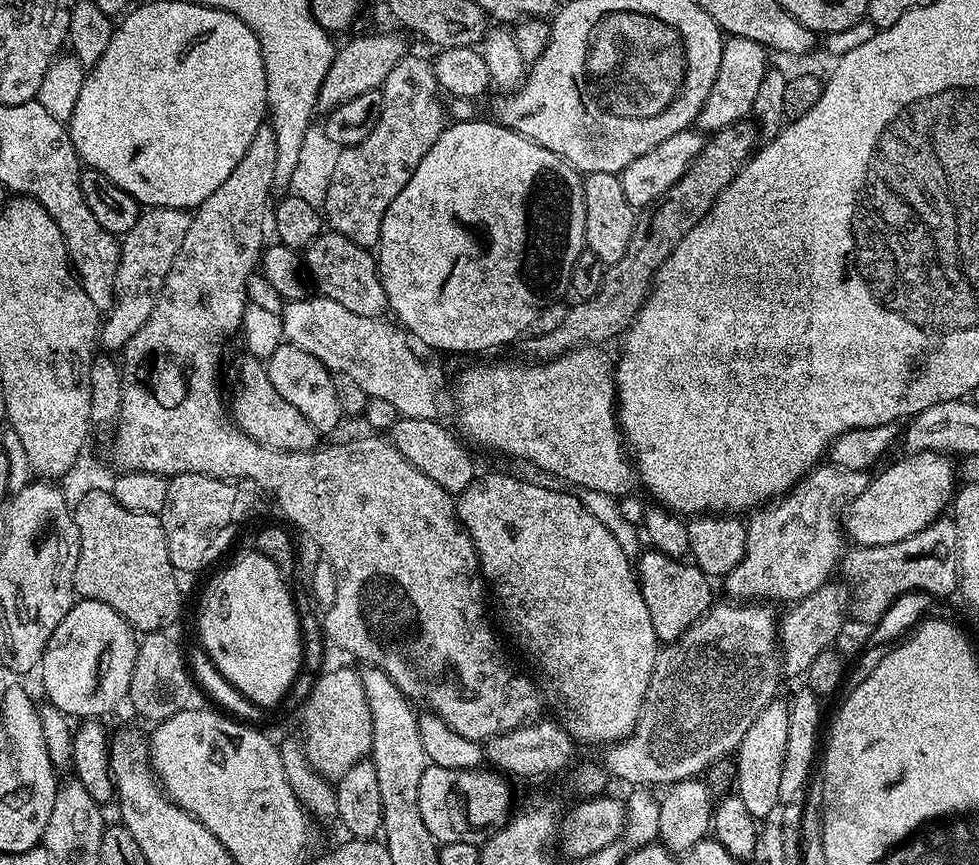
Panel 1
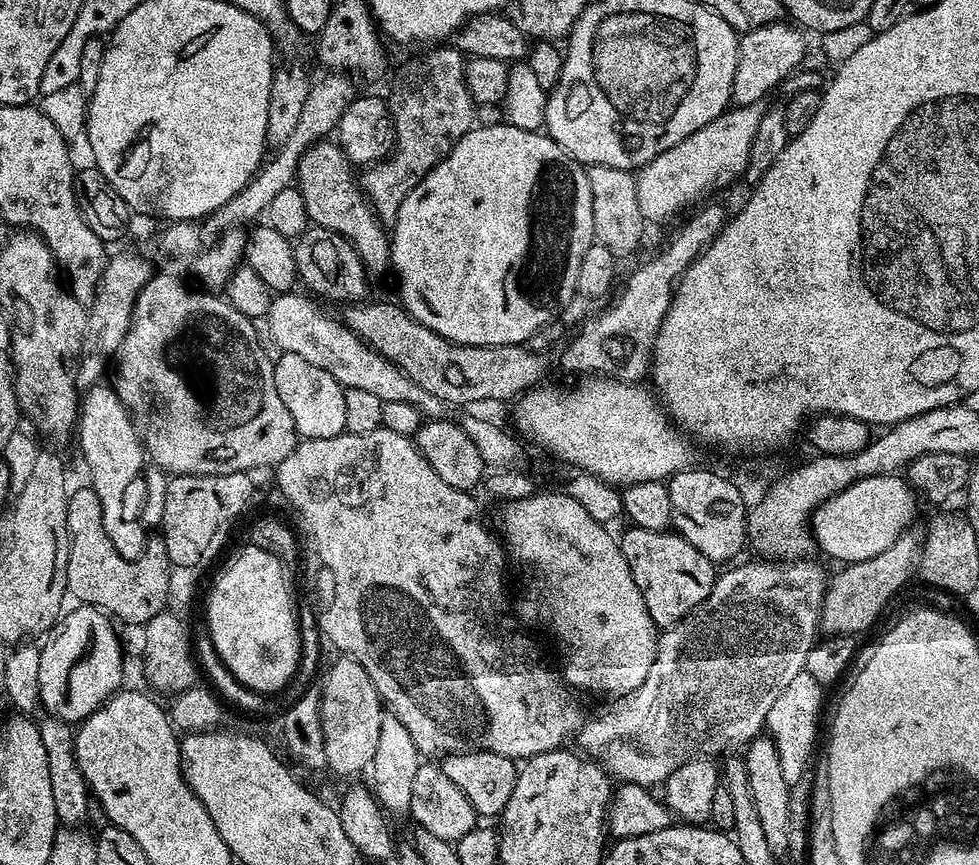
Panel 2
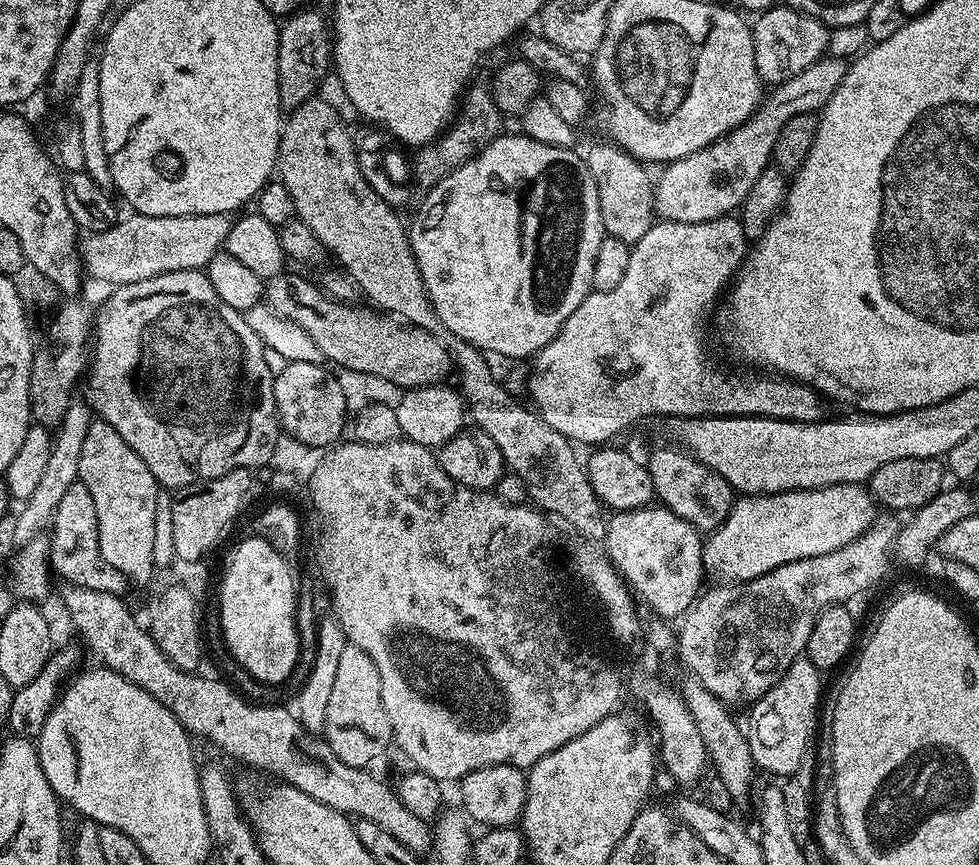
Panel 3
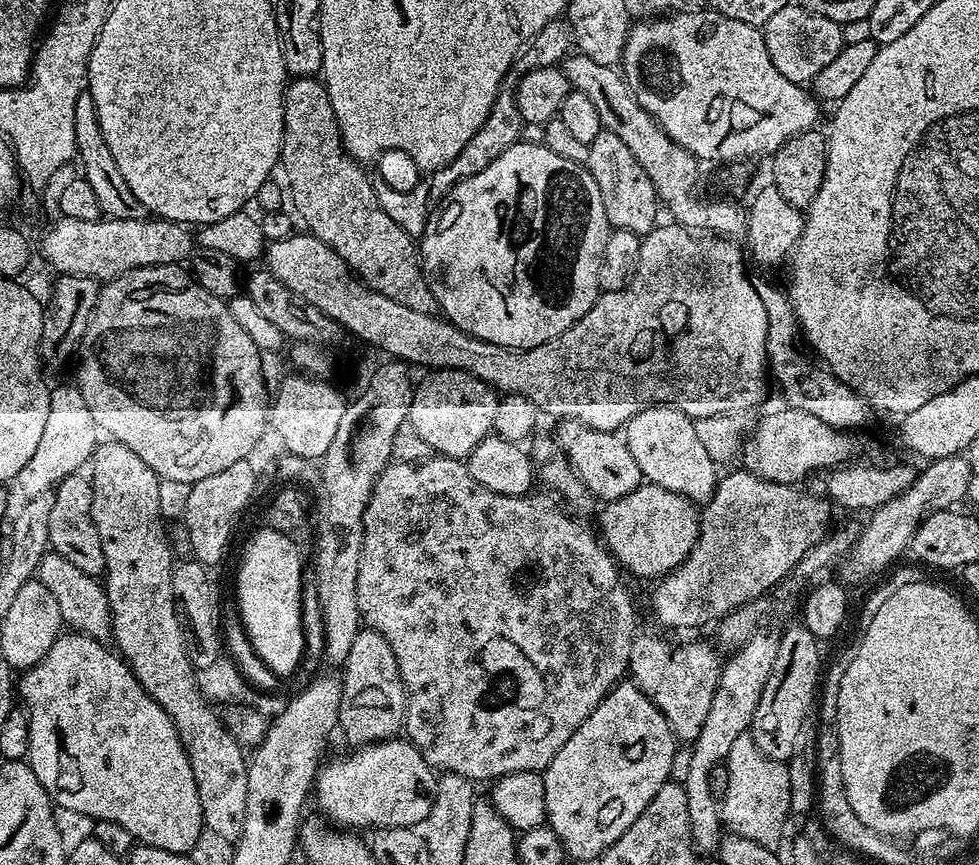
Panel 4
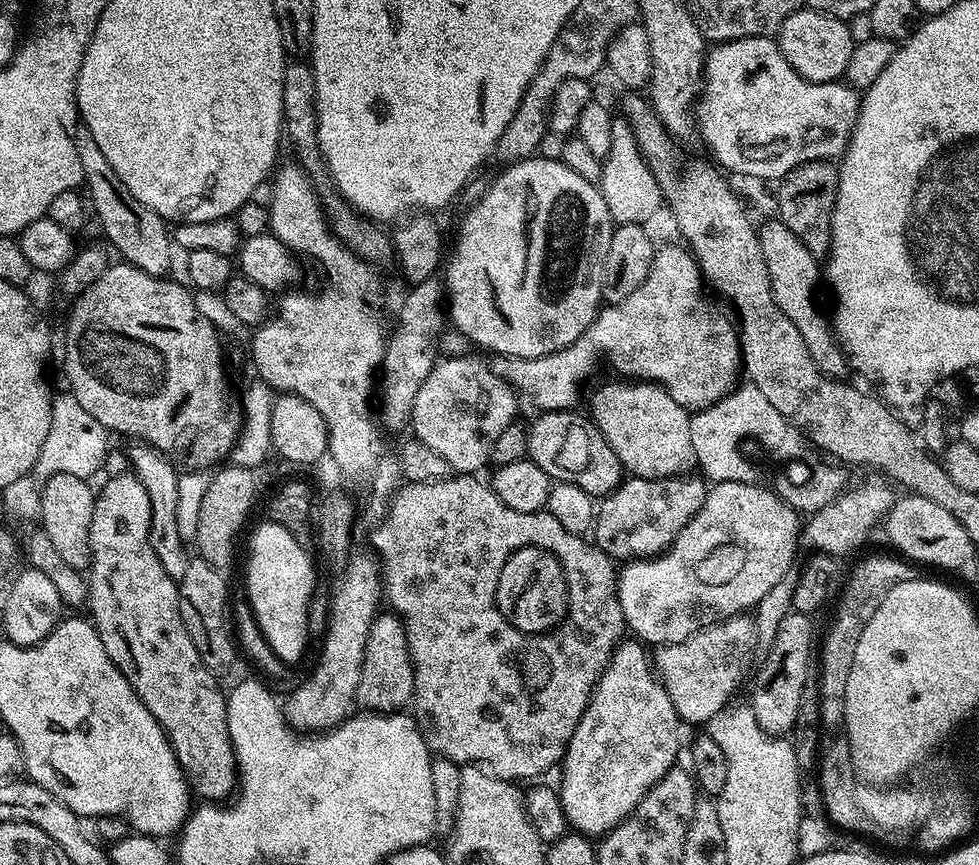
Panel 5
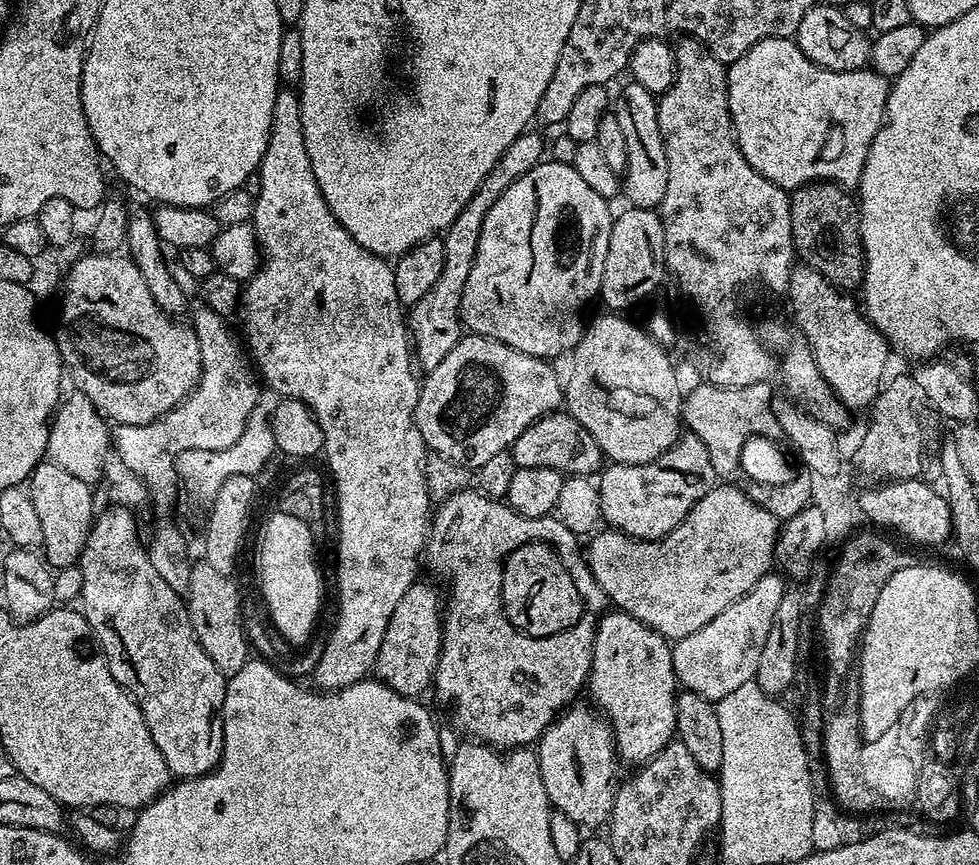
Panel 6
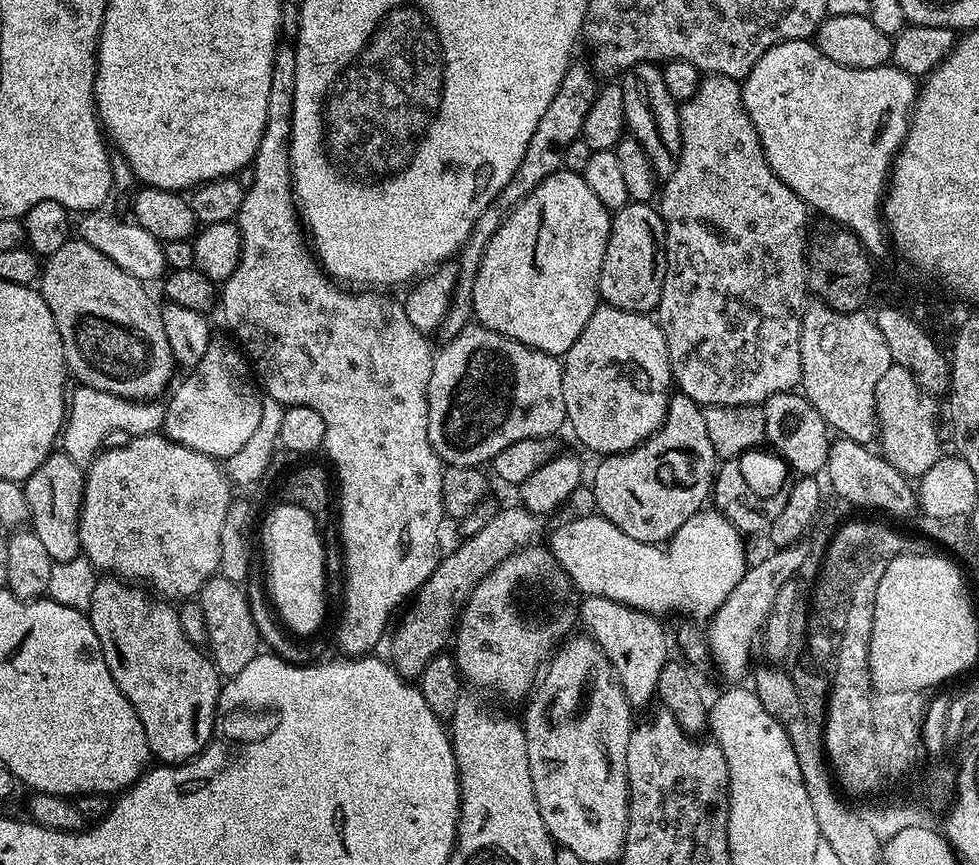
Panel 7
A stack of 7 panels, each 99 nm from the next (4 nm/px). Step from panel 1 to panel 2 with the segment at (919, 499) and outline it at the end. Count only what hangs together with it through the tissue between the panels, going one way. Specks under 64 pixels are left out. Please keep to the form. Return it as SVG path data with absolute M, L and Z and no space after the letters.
M899 475L871 476L862 478L851 484L844 492L831 496L824 504L819 504L812 513L810 532L814 537L815 547L821 548L828 556L836 560L844 560L845 565L857 564L866 558L874 558L874 554L882 554L899 536L909 531L908 523L916 512L917 497L906 487L905 481Z

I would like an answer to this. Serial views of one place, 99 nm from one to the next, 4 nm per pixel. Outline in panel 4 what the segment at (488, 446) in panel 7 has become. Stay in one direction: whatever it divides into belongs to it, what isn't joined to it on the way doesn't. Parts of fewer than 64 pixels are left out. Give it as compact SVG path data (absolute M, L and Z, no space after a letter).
M442 368L428 374L421 384L419 381L415 385L406 424L407 427L413 428L425 442L430 442L433 453L463 461L474 450L474 446L478 446L478 442L482 442L482 438L493 431L497 401L497 393L471 372Z

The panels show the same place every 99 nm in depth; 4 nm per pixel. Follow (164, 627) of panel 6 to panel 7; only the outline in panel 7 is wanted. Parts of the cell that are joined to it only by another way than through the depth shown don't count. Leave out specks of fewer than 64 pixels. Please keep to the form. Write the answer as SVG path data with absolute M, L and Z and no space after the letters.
M100 578L96 581L94 598L90 602L86 615L88 621L94 626L94 634L98 634L98 642L102 646L104 661L110 670L110 674L114 678L114 682L120 687L122 694L126 694L126 698L134 706L134 710L142 722L142 730L146 730L146 742L148 743L149 753L151 753L155 759L157 756L157 761L159 761L160 764L184 764L188 760L196 759L196 757L203 752L204 747L212 740L212 728L215 725L216 703L220 701L222 677L220 673L216 671L216 665L212 663L211 659L209 659L197 645L192 644L190 638L183 633L177 609L163 598L153 598L143 587L133 586L131 583L125 582L119 578Z

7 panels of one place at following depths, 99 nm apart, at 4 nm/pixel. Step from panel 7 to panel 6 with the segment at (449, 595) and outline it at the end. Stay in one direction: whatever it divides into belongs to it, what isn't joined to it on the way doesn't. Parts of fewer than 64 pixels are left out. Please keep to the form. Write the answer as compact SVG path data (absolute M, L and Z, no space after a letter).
M423 582L412 584L410 590L402 594L398 606L394 606L386 634L382 634L382 646L378 646L374 669L375 679L403 696L423 697L423 692L433 687L436 678L443 633L441 593L439 596Z

